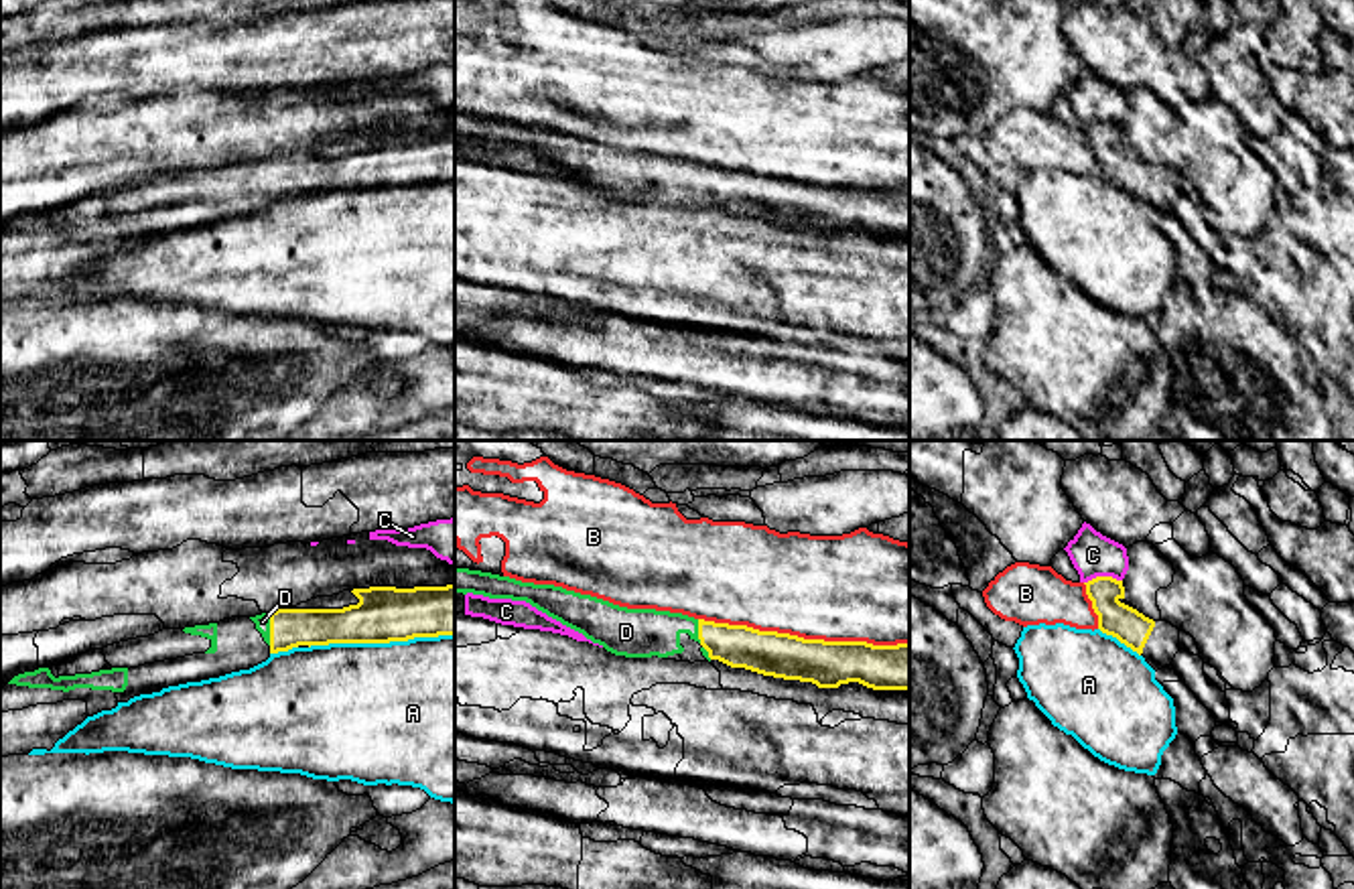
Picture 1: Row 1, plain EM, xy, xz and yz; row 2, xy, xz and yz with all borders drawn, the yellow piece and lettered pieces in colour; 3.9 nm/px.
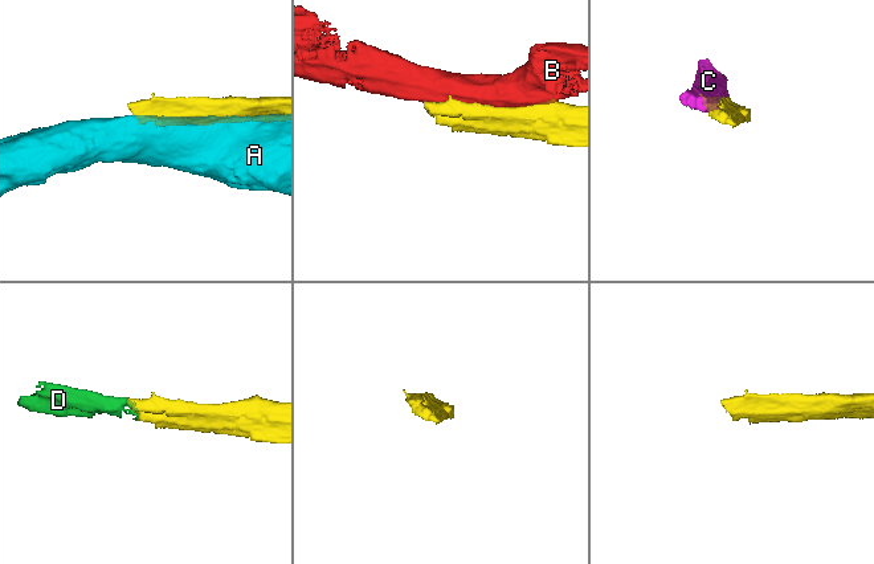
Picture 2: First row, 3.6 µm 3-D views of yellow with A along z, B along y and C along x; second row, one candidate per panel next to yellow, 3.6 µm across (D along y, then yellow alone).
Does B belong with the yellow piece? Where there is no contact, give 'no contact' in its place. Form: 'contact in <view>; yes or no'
contact in xz; no

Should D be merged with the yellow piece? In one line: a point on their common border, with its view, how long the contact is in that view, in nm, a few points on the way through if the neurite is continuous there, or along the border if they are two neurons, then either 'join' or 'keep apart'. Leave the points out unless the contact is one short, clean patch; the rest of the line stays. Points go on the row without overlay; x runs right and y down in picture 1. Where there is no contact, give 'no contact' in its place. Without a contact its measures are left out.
contact xy (271, 175); length 130 nm; way xy (289, 173), (271, 175), (262, 167); join

